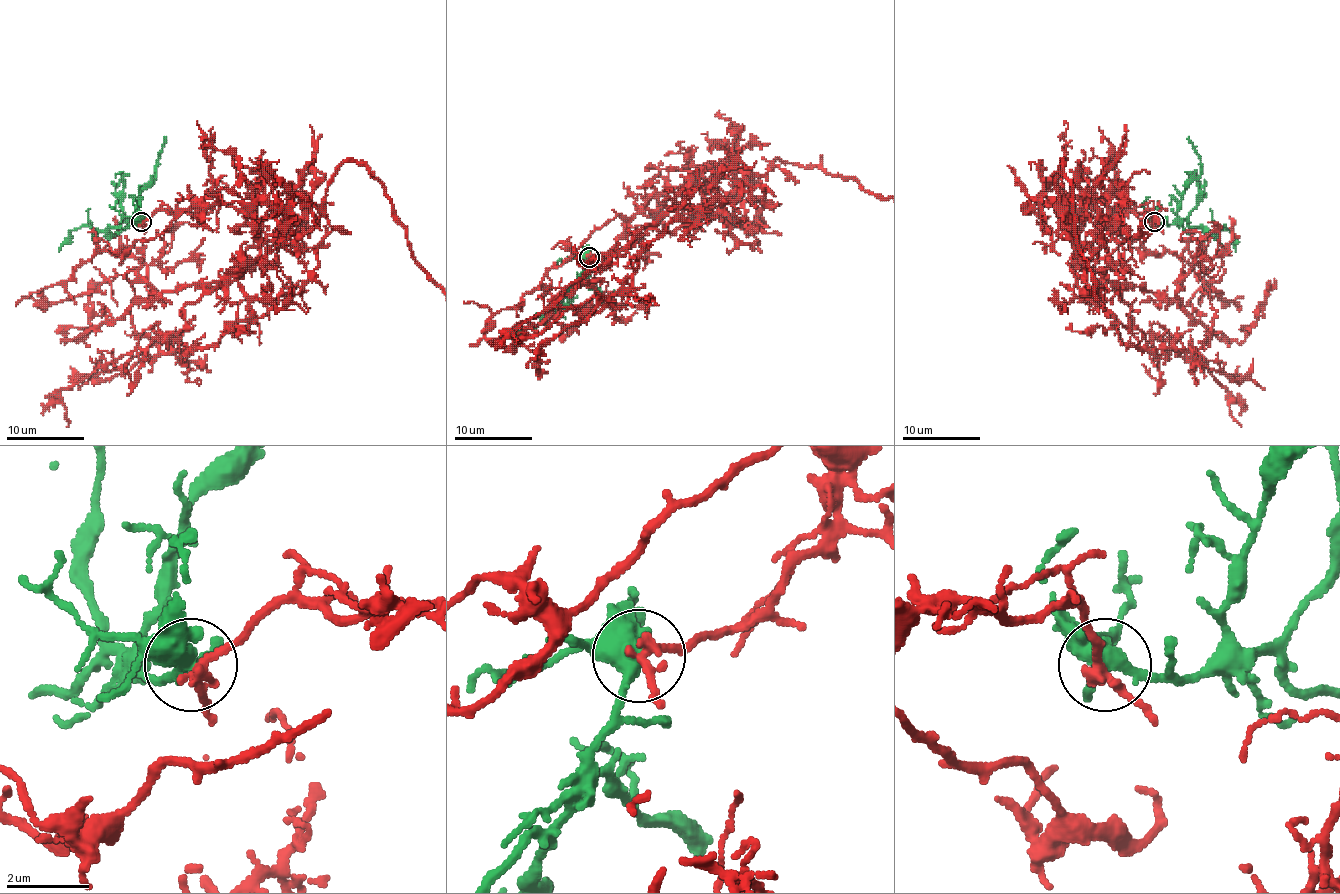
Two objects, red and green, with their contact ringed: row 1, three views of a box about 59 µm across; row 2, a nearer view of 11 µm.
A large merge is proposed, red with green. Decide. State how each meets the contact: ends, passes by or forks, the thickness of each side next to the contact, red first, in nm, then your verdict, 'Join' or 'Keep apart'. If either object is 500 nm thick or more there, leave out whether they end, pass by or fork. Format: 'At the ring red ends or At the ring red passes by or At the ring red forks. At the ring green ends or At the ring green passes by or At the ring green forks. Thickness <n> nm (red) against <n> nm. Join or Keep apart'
At the ring red passes by. At the ring green forks. Thickness 240 nm (red) against 400 nm. Join

